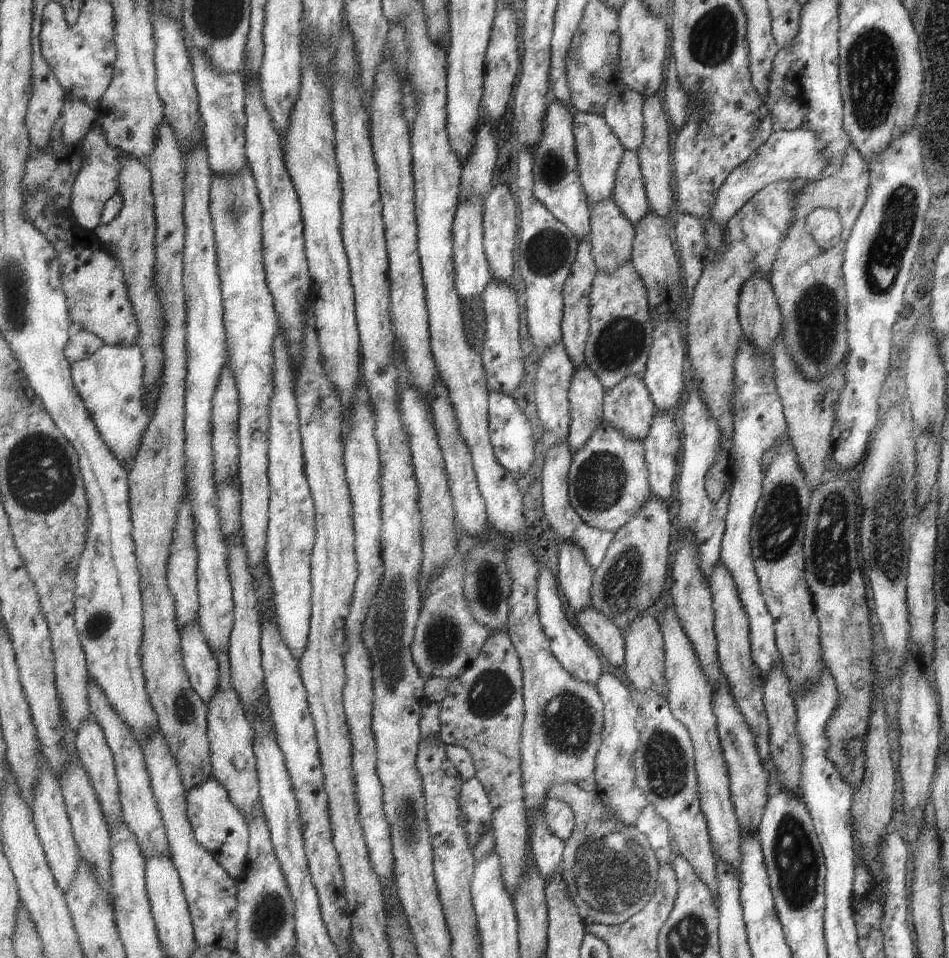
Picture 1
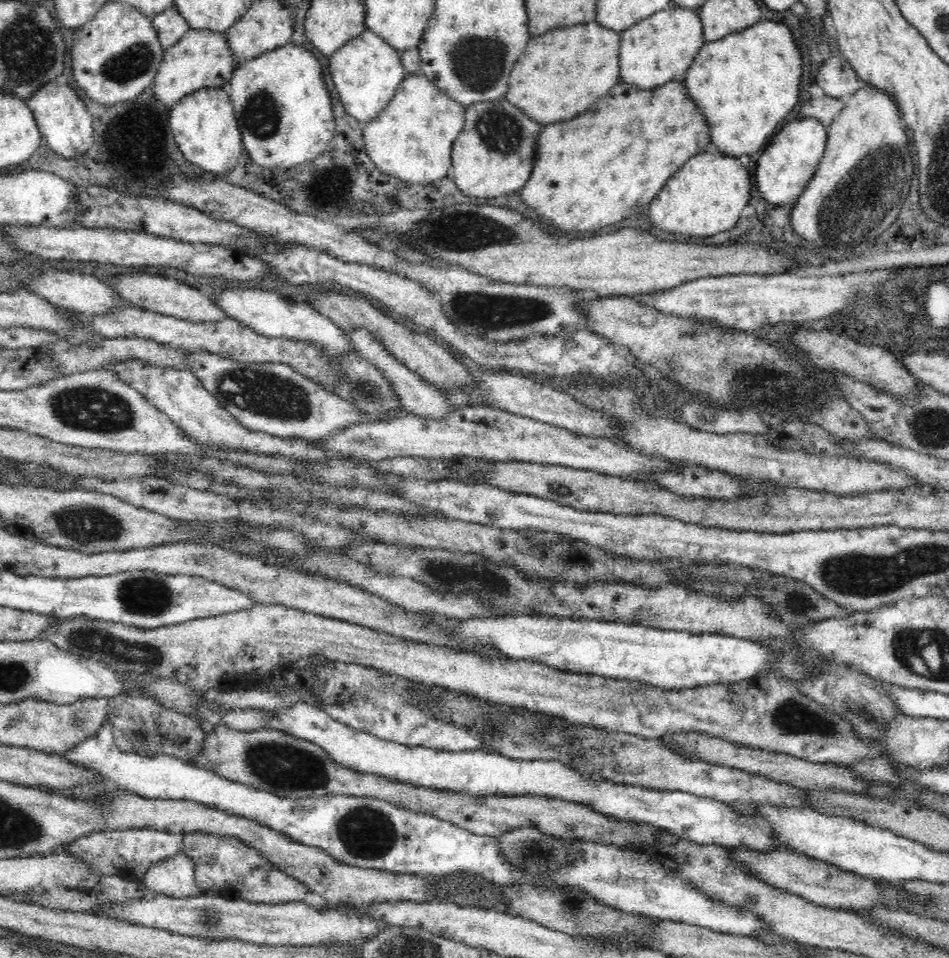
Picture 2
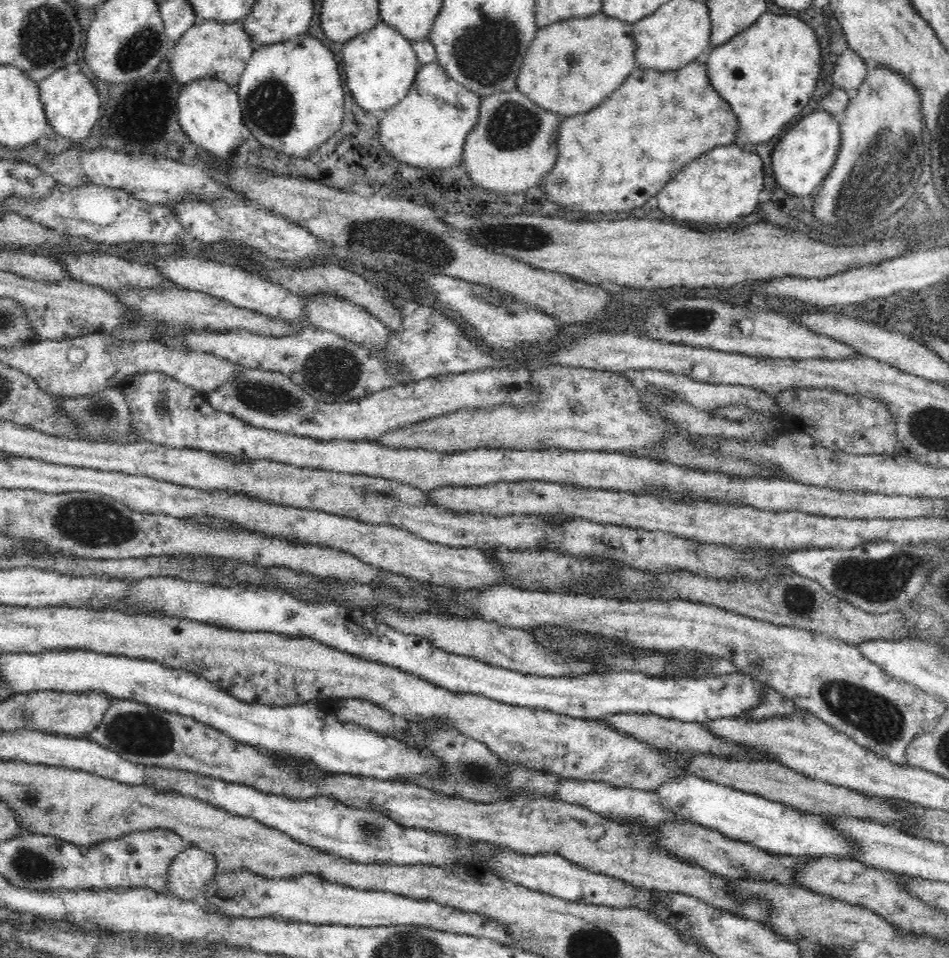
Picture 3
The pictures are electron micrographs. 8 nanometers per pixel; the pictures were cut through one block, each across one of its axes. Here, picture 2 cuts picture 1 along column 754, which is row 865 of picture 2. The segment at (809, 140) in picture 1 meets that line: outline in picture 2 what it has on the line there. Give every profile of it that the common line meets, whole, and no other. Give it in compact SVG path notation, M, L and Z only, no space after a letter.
M184 851L154 864L138 882L144 883L150 891L174 898L201 893L194 879L194 863Z

